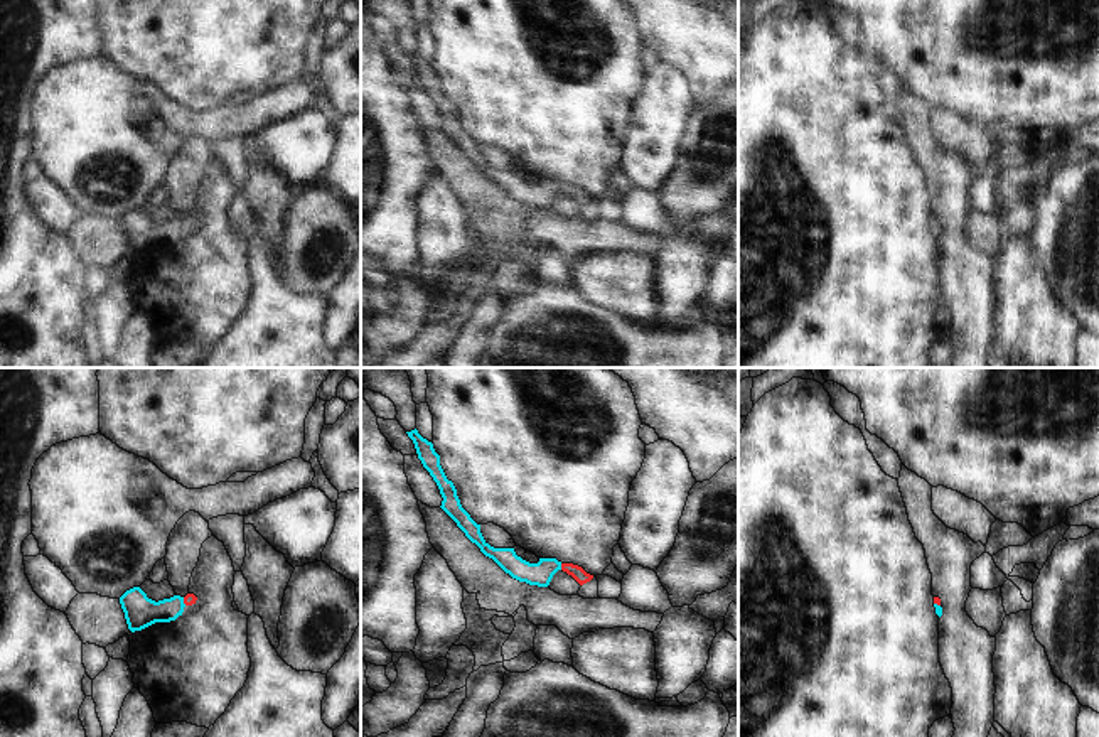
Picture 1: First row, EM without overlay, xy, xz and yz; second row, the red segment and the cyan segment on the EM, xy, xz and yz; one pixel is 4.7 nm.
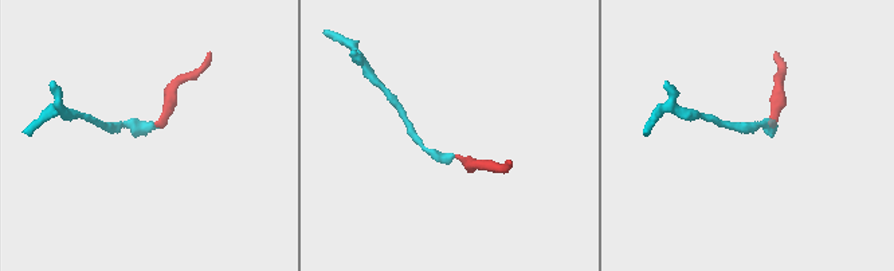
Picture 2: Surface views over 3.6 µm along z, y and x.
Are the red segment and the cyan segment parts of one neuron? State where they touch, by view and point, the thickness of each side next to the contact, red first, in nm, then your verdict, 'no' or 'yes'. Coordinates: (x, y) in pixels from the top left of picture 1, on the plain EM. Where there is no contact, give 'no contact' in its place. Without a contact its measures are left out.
xz (562, 189) | 70/120 nm | yes

